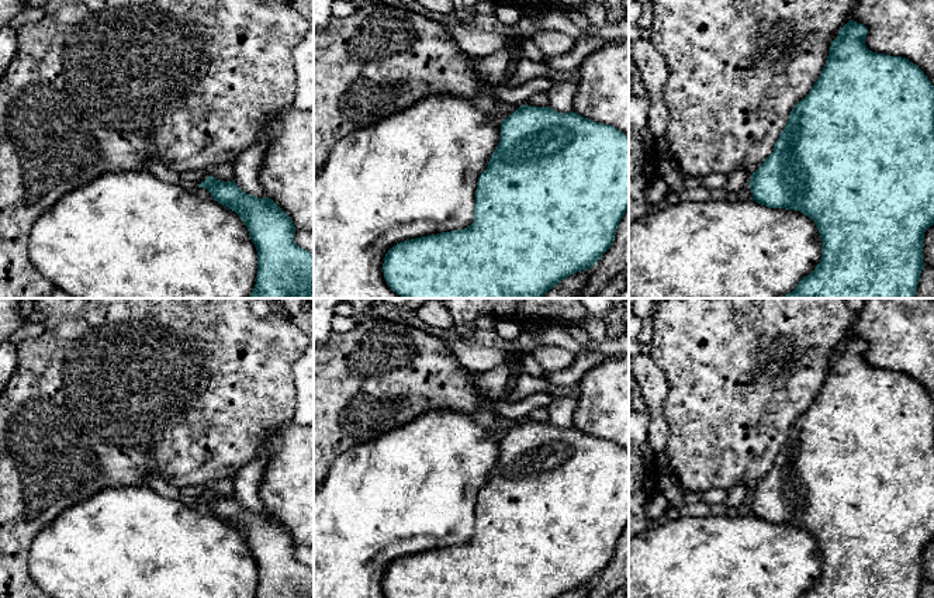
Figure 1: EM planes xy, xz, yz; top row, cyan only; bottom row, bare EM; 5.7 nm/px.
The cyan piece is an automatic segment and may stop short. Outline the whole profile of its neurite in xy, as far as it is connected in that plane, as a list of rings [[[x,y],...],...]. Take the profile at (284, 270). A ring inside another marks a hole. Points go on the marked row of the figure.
[[[211,174],[197,186],[205,187],[212,200],[239,215],[256,246],[257,276],[248,298],[314,298],[314,255],[294,242],[295,227],[291,218],[271,198],[246,194],[235,180],[221,182]]]

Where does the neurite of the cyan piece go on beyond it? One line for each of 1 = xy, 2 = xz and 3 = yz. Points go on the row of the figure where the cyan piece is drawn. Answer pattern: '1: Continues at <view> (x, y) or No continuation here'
1: No continuation here
2: No continuation here
3: No continuation here

